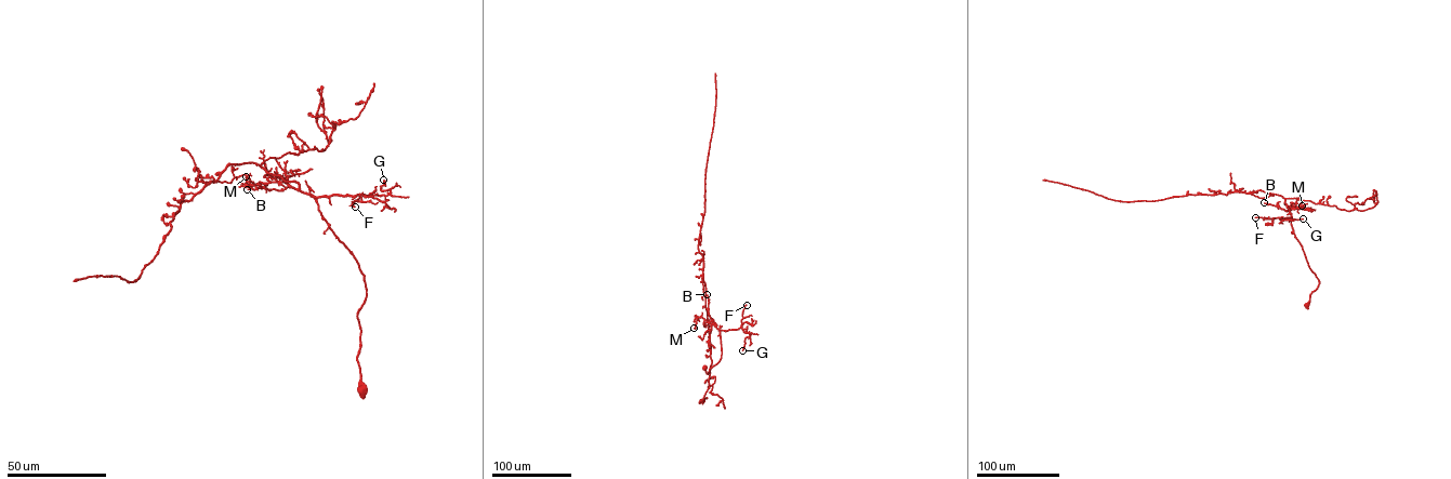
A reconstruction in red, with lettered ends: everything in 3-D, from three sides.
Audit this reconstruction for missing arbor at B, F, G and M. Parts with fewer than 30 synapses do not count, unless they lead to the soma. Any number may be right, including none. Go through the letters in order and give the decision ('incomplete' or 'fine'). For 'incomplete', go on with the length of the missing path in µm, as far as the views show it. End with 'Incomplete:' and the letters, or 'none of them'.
B: fine
F: fine
G: fine
M: fine
Incomplete: none of them

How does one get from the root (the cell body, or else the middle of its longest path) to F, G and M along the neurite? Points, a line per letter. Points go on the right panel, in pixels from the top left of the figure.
F: (1307, 305), (1319, 279), (1294, 233), (1292, 217), (1255, 217)
G: (1307, 305), (1319, 279), (1294, 233), (1292, 217), (1280, 218), (1281, 221), (1303, 218)
M: (1307, 305), (1319, 279), (1294, 233), (1291, 208), (1288, 207), (1300, 209), (1302, 205)

